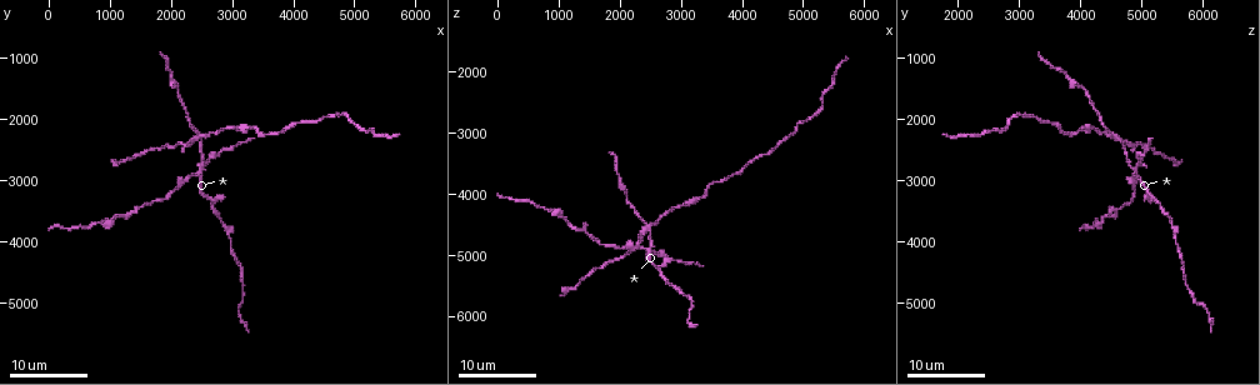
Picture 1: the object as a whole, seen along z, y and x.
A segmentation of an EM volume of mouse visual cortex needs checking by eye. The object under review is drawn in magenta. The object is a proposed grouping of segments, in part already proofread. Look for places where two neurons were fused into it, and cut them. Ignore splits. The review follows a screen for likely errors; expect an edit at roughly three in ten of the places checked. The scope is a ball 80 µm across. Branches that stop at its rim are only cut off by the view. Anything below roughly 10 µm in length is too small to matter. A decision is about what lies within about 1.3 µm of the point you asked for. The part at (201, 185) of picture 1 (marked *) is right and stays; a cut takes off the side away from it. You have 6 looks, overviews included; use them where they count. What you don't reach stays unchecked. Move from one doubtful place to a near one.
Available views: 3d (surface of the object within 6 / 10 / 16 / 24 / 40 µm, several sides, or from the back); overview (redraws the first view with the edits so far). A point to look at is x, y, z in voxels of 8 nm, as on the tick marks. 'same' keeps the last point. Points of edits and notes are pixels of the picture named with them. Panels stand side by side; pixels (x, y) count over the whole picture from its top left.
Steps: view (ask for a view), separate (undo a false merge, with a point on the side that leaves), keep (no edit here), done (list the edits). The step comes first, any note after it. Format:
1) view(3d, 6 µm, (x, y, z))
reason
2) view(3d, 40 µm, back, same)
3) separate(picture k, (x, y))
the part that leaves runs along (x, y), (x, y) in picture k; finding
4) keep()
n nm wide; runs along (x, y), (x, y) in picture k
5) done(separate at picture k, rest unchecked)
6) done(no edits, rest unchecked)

view(3d, 24 µm, (2400, 2300, 4500))
four-way junction

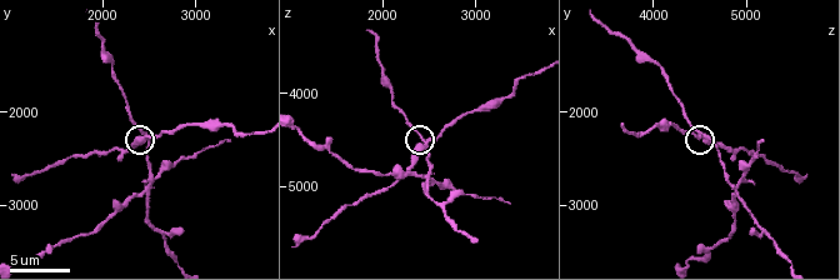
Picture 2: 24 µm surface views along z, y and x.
view(3d, 6 µm, (2400, 2300, 4550))
zoom in

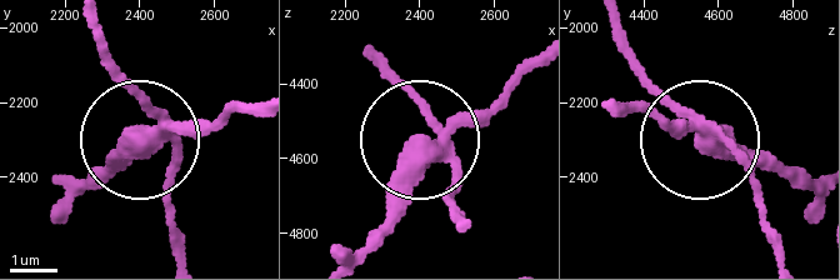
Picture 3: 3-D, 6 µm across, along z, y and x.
separate(picture 3, (113, 151))
4 arms; the part that leaves runs along (168, 130), (259, 106) in picture 3; two neurons meet here

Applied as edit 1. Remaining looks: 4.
view(overview)
see it whole again

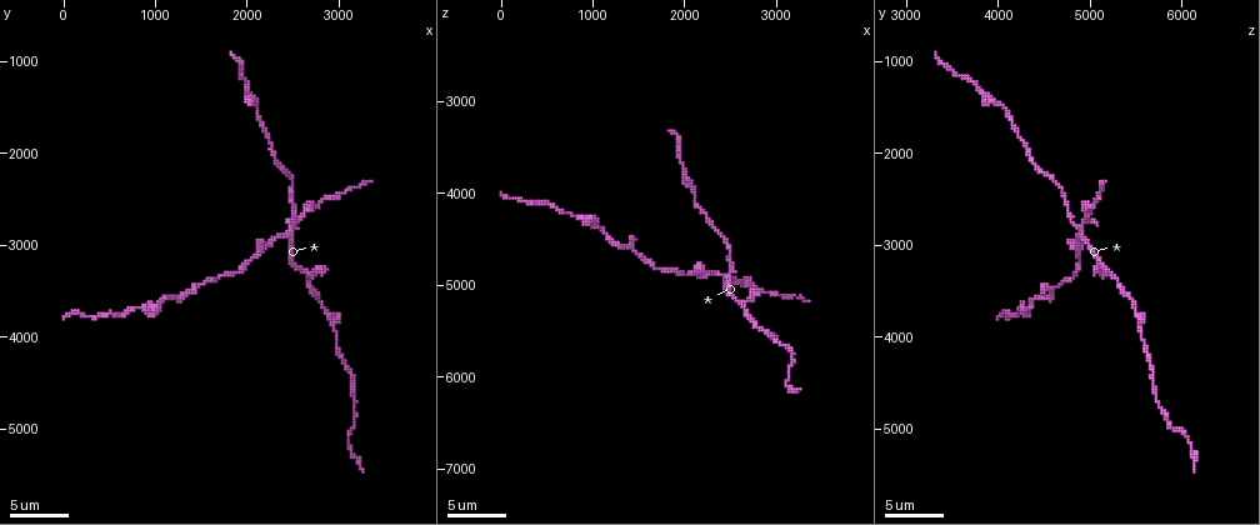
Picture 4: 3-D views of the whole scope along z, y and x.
view(3d, 16 µm, (2400, 2900, 4850))
four arms meet

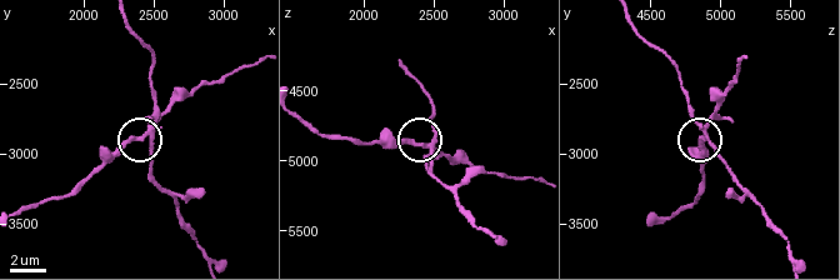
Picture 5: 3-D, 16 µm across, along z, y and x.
separate(picture 5, (125, 140))
4 arms; the part that leaves runs along (146, 130), (118, 146), (68, 194), (23, 209) in picture 5; a second neuron is stuck on

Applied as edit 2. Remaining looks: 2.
view(overview)

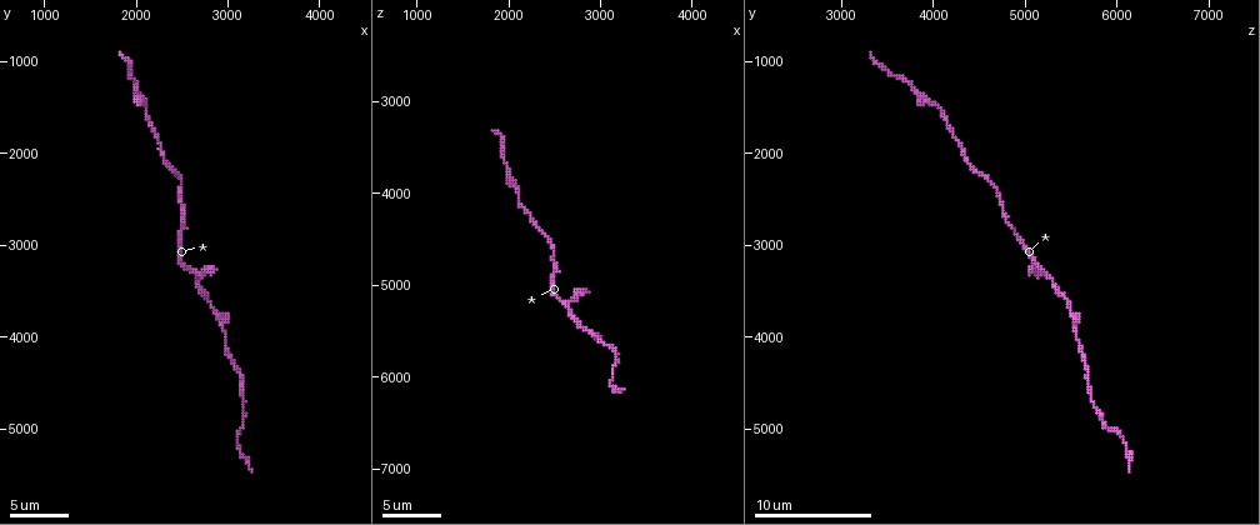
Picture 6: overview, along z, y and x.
view(3d, 16 µm, (2700, 3350, 5250))
two arms in line, one across

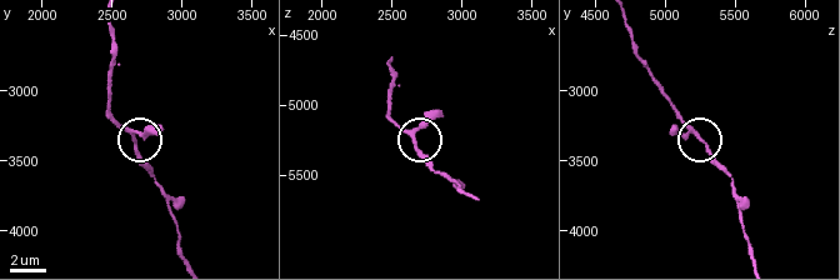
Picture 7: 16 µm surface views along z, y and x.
keep()
160 nm wide; runs along (111, 103), (113, 115), (136, 141), (139, 159), (150, 171) in picture 7; continuous, no second neuron

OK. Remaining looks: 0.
done(separate at picture 3, separate at picture 5, rest unchecked)

